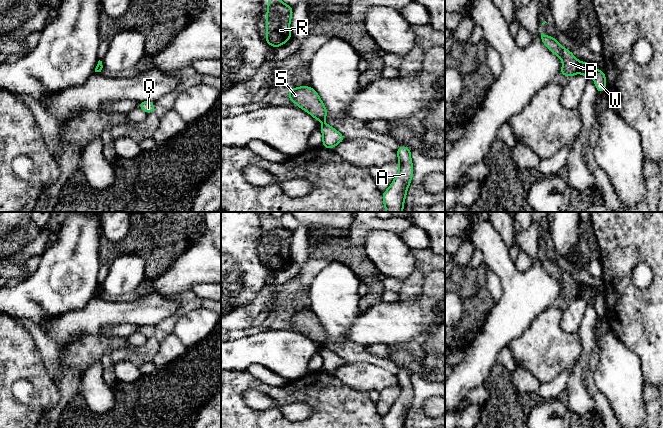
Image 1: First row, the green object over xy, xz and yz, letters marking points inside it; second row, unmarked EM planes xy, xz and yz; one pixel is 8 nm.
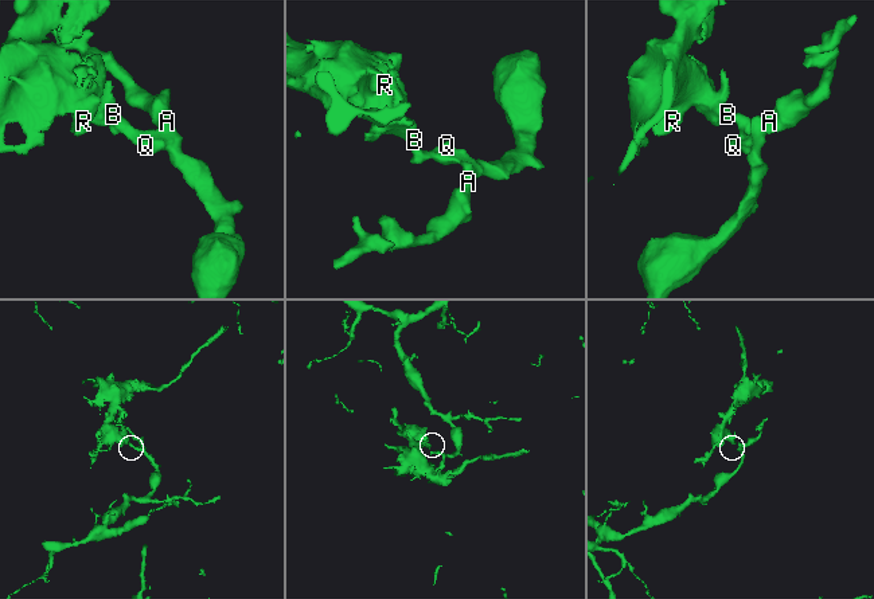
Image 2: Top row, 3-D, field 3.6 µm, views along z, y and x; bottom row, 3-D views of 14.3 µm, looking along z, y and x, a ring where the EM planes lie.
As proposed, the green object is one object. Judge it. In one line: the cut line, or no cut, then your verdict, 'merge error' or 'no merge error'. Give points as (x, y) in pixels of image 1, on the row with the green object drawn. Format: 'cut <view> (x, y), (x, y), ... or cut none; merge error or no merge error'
cut yz (580, 63), (578, 71); merge error

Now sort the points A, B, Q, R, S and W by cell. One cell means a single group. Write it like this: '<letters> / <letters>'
A Q W / B R S

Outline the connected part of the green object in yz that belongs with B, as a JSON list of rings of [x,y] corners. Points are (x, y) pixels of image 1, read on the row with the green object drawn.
[[[541,33],[541,39],[548,50],[557,55],[558,58],[563,61],[560,75],[568,76],[570,78],[579,72],[580,62],[570,50],[563,48],[553,36]]]

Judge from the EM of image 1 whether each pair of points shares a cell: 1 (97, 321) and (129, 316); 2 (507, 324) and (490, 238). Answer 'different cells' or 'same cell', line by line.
1: same cell
2: same cell

